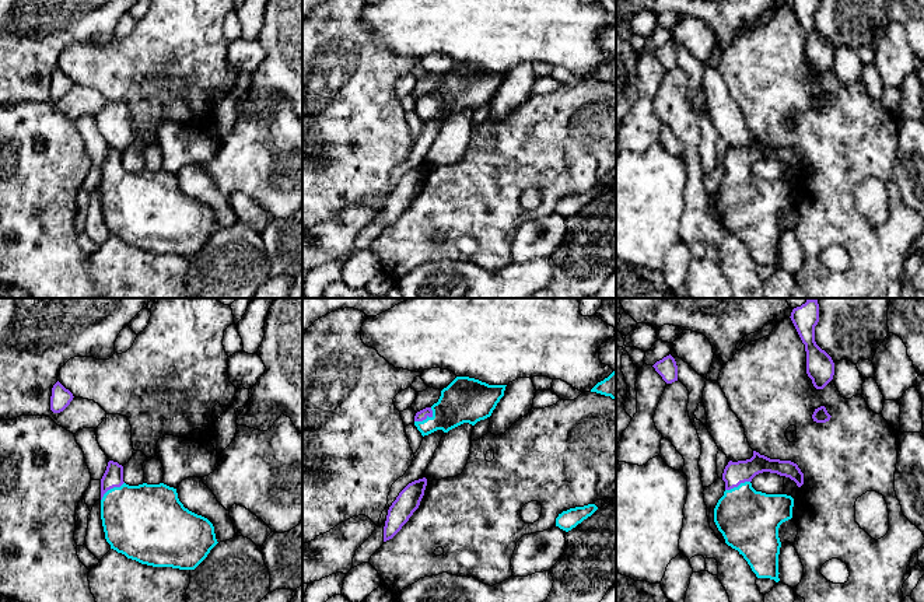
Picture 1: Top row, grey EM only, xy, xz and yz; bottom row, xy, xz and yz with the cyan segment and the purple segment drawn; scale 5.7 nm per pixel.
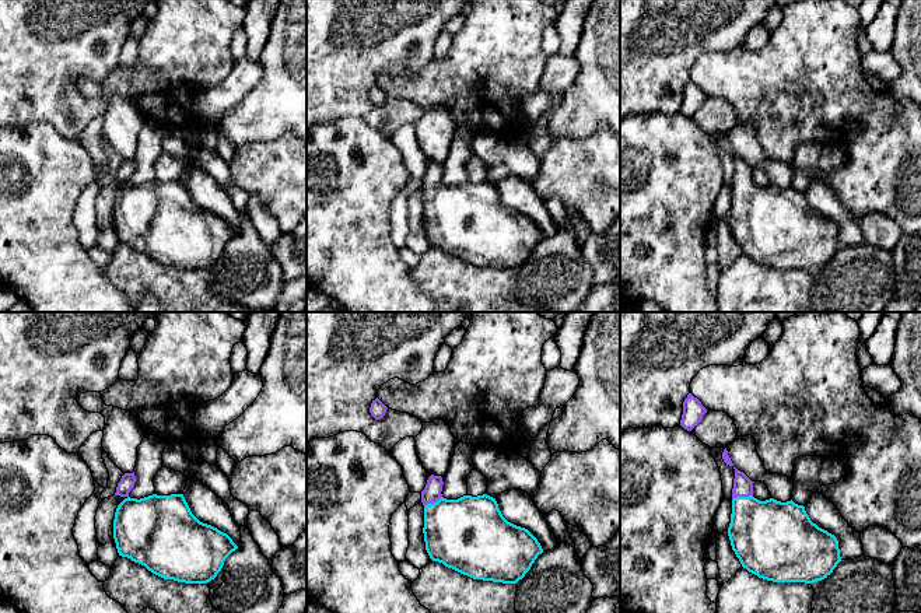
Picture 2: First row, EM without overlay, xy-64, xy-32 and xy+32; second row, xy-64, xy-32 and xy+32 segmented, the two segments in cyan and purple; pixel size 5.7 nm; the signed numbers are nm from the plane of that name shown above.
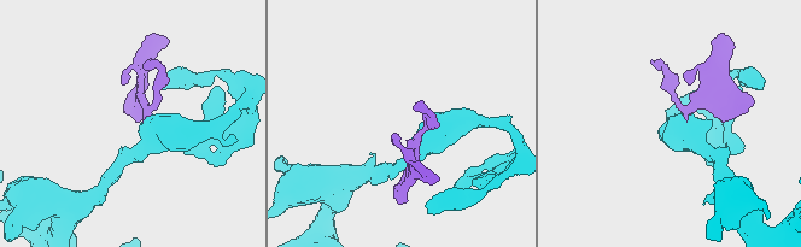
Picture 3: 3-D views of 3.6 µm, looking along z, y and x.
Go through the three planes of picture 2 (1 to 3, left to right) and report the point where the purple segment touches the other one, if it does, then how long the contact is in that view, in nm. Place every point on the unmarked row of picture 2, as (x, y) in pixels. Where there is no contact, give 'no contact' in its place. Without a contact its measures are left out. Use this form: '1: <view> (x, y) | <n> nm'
1: no contact
2: xy-32 (434, 189) | 130 nm
3: xy+32 (742, 184) | 120 nm

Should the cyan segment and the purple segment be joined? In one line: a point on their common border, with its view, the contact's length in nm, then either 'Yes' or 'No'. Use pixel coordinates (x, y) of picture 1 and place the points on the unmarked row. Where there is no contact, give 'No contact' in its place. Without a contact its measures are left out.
Touches cyan at xz (427, 104). Shared border 130 nm. Yes

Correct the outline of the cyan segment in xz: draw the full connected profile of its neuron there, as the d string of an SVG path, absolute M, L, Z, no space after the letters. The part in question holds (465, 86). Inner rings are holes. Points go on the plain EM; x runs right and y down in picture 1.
M456 63L431 94L416 99L414 112L421 122L428 122L437 116L449 116L491 102L500 85L504 83L507 71L489 71L475 64Z

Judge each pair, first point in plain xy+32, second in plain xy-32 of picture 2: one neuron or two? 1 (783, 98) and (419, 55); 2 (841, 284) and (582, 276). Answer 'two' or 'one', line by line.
1: two
2: one

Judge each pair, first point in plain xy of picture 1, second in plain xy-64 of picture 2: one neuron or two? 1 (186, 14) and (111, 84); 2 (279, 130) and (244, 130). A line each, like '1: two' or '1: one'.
1: one
2: two

